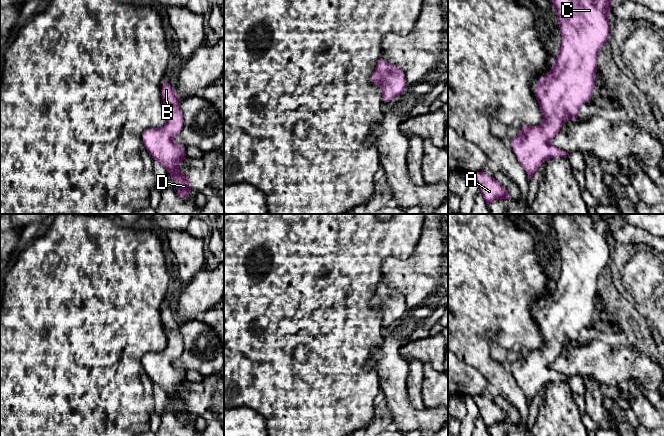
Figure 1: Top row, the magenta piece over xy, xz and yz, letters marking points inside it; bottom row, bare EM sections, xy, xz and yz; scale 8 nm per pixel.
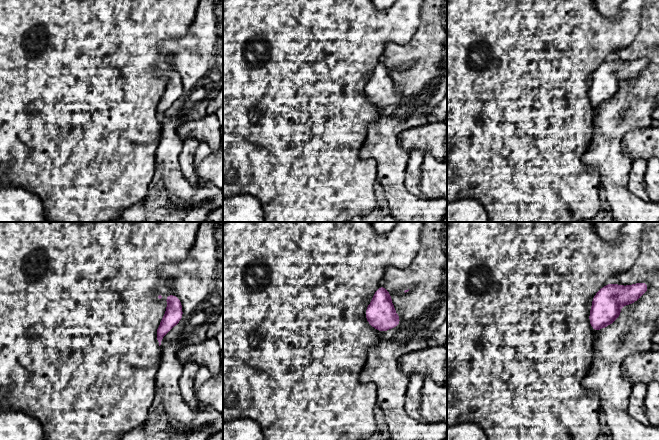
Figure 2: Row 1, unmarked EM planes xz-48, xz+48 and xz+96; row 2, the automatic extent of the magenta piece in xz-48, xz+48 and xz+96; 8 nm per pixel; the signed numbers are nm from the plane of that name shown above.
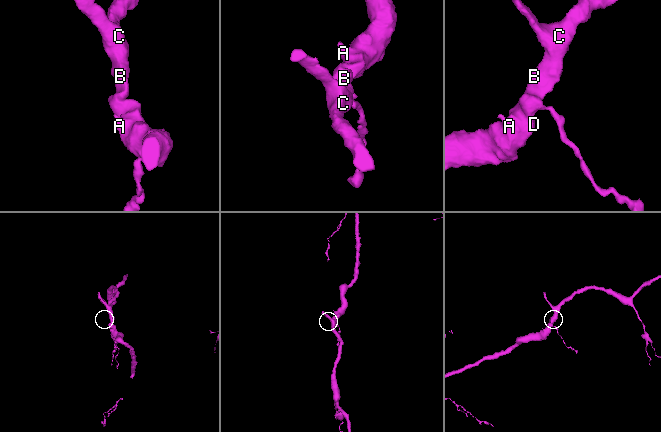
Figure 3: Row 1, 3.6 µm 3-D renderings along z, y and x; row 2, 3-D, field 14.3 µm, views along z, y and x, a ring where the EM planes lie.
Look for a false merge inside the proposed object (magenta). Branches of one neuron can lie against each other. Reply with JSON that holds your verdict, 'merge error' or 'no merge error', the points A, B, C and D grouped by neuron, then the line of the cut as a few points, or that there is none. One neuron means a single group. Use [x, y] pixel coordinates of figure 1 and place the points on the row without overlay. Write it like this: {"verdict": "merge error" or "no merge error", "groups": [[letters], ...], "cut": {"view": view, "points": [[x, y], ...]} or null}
{"verdict": "no merge error", "groups": [["A", "B", "C", "D"]], "cut": null}

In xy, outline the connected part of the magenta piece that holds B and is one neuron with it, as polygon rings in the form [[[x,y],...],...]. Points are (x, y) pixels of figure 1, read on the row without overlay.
[[[167,304],[161,310],[161,322],[165,329],[167,345],[163,351],[145,354],[142,358],[142,366],[153,385],[159,385],[176,405],[176,417],[179,422],[185,424],[192,415],[189,400],[179,394],[180,388],[187,382],[186,369],[172,364],[172,361],[179,358],[184,350],[180,332],[181,323]]]

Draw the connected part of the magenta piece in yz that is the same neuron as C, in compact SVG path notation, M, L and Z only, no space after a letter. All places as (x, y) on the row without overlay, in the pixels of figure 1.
M553 214L551 217L561 258L561 273L551 295L534 312L543 347L536 351L521 348L522 354L509 365L531 404L543 386L568 379L568 376L552 369L550 364L556 361L567 344L579 343L580 331L591 323L597 309L594 301L597 299L598 276L610 263L609 236L616 219L617 214L610 214L607 218L601 214Z

